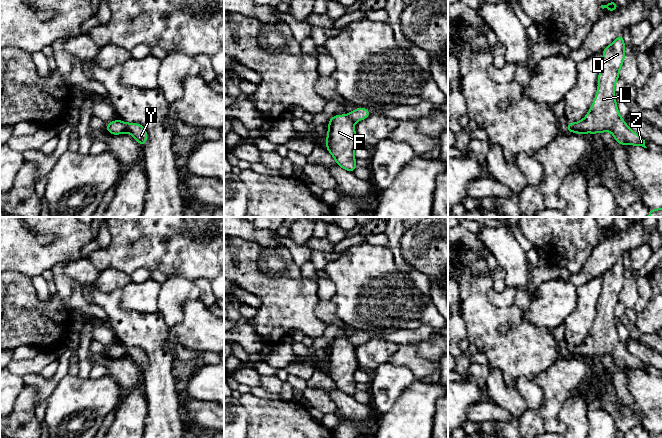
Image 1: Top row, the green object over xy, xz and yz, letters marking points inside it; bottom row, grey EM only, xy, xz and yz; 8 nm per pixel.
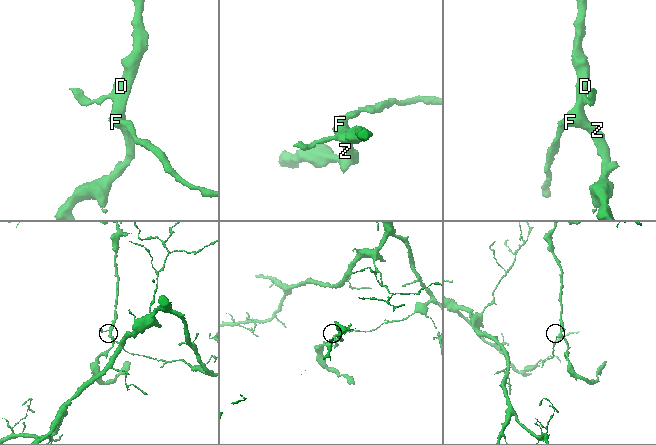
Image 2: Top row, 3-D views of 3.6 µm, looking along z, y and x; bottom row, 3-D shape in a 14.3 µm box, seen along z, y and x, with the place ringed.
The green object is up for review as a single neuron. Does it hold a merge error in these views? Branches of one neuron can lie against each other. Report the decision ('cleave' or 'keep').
cleave

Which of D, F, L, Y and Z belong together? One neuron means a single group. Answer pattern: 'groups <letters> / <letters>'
groups D F L Z / Y

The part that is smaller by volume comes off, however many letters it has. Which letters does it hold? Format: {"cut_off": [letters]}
{"cut_off": ["D", "F", "L", "Z"]}

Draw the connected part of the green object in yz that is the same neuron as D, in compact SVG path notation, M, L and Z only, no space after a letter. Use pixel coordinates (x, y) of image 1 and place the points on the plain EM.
M620 258L603 275L603 288L598 300L598 315L588 338L573 349L573 356L599 357L611 355L620 369L638 369L644 372L645 364L633 356L621 342L614 318L615 307L625 282L625 267Z

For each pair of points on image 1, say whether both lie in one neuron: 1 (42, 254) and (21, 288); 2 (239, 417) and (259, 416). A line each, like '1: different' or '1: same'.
1: different
2: different

